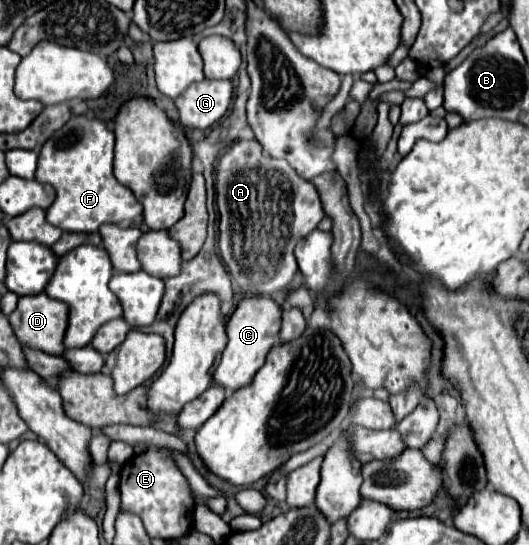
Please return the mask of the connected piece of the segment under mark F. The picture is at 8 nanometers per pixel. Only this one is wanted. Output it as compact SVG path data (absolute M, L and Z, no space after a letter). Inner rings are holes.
M74 115L60 131L56 131L38 155L36 179L56 189L54 203L46 209L48 223L62 231L94 233L104 223L134 221L142 213L142 205L134 193L120 185L112 173L114 133L96 117Z

